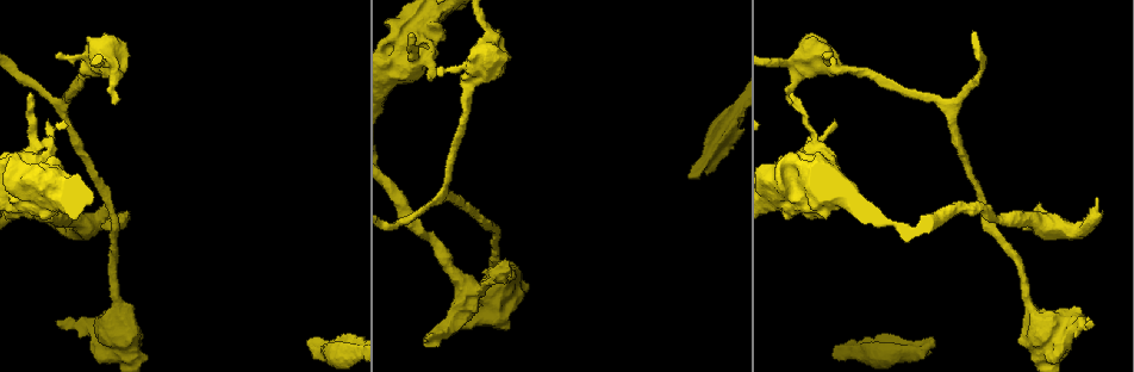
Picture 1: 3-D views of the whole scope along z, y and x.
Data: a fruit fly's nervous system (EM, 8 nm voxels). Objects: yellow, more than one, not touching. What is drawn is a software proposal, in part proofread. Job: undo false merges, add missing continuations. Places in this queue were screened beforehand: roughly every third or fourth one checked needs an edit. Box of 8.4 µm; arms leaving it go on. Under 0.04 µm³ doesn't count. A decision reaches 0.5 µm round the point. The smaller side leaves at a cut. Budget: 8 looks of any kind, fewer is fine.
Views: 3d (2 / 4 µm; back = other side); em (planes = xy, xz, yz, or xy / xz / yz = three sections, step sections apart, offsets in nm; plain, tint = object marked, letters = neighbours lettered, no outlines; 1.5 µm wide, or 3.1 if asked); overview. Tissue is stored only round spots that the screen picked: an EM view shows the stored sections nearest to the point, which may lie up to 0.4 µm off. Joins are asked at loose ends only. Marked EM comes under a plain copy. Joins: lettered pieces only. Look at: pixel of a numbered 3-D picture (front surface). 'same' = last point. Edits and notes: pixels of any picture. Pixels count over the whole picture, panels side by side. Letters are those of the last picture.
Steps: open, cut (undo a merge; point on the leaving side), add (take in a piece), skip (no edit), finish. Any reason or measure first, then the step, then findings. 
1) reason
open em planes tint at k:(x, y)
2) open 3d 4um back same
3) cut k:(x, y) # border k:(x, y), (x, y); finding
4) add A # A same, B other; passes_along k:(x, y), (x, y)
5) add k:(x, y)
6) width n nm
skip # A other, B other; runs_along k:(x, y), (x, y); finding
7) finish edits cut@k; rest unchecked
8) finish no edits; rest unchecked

free end
open 3d 4um at 1:(1091, 323)

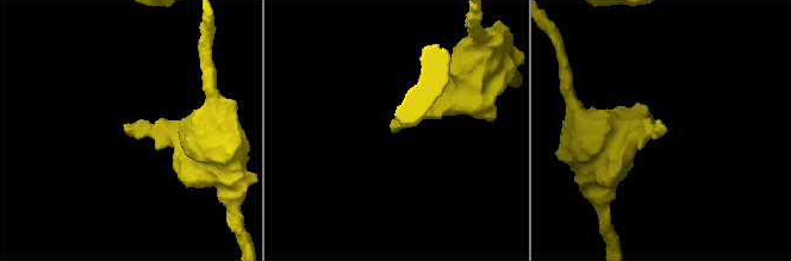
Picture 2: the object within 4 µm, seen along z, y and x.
shape alone is not enough
open em yz step 4 letters at 2:(661, 127)

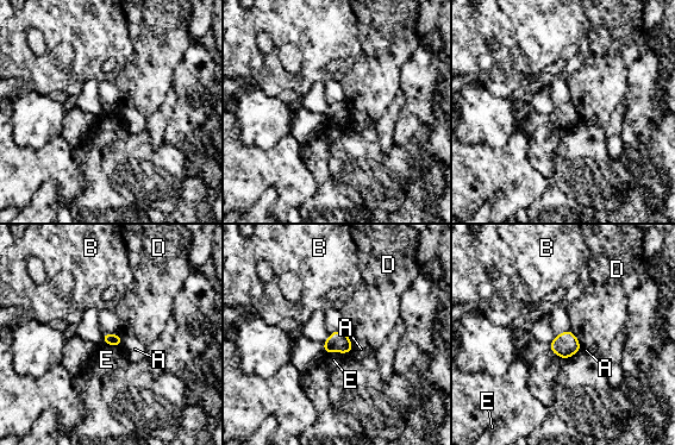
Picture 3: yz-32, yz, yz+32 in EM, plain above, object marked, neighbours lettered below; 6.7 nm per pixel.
skip # A other, B other, D other, E other; border 3:(576, 339), (582, 348); no lettered piece goes on from it

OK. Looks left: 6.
open em planes letters at 1:(1097, 200)

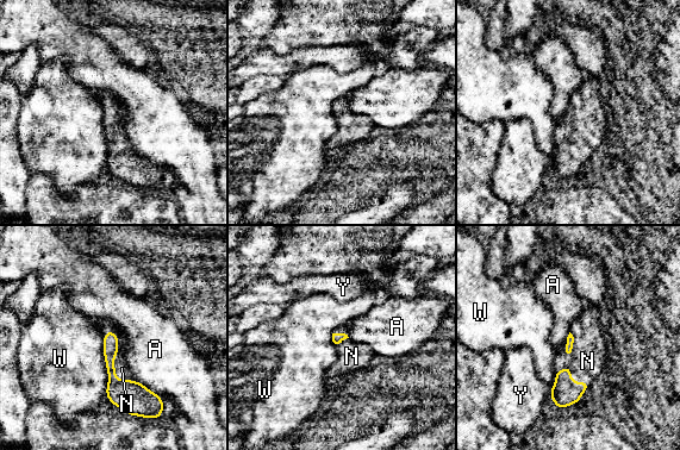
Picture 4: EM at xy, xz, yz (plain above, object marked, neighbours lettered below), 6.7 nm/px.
add N # A other, N same, W other, Y other; passes_along 4:(129, 395), (113, 363), (122, 368); it goes on there

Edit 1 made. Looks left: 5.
thin end
open 3d 4um at 1:(56, 54)

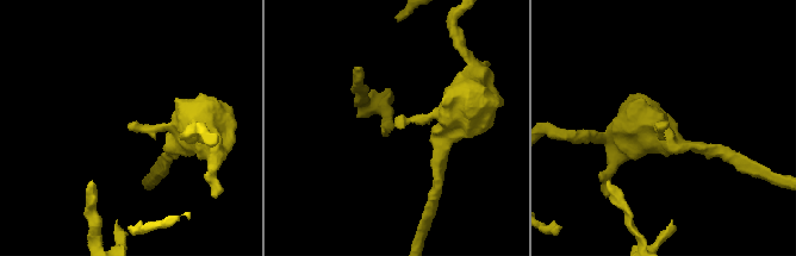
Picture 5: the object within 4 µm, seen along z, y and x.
open em planes tint at 5:(128, 124)

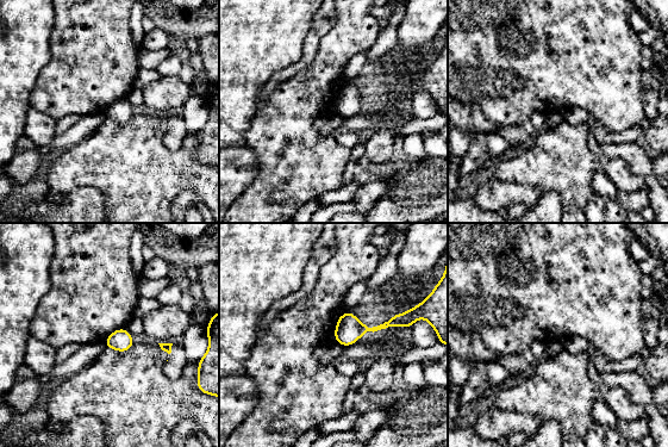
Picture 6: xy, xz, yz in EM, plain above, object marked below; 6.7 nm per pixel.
open em planes letters same

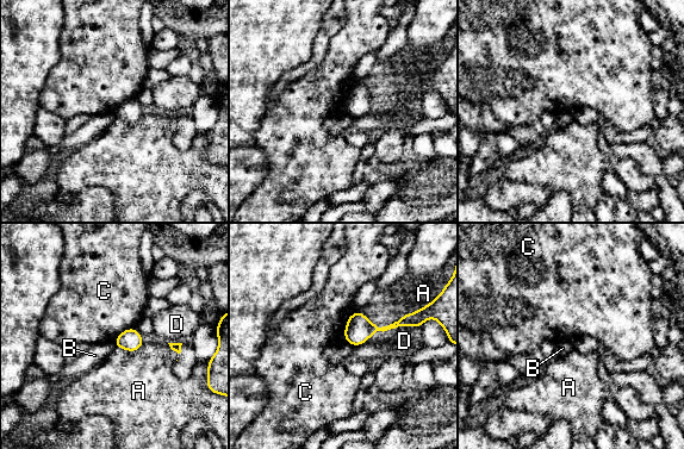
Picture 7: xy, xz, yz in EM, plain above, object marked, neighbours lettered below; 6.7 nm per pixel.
skip # A other, B other, C other, D other; border 7:(353, 313), (347, 319), (343, 338); none of them fits

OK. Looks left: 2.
finish edits add@4; rest unchecked

